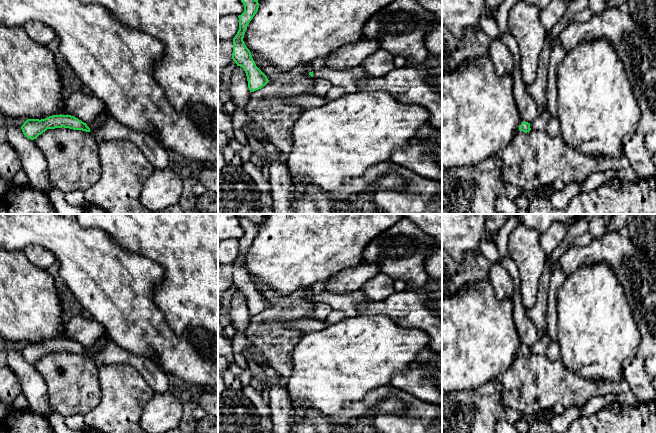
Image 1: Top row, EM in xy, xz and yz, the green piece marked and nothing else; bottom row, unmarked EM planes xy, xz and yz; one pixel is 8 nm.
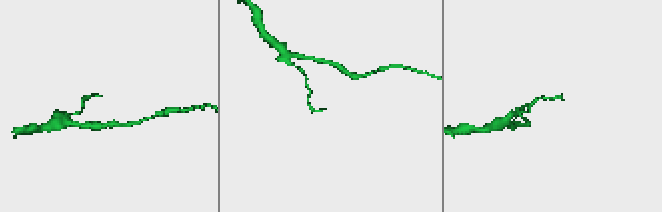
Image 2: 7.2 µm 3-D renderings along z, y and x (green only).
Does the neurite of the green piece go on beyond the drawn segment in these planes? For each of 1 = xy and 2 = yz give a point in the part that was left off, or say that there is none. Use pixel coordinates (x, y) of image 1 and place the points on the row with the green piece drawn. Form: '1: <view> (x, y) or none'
1: none
2: none

